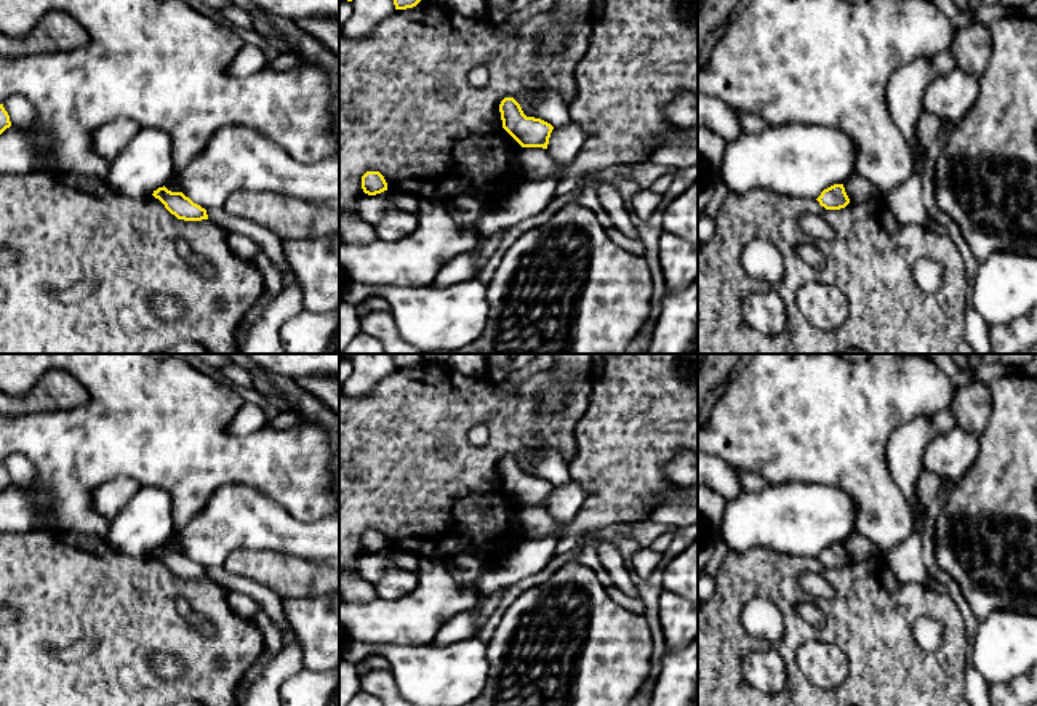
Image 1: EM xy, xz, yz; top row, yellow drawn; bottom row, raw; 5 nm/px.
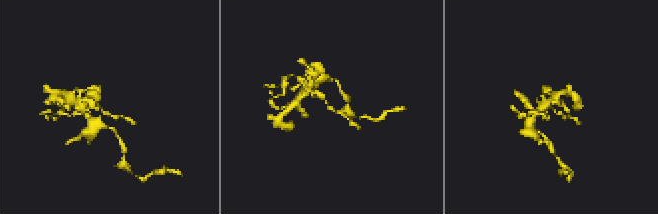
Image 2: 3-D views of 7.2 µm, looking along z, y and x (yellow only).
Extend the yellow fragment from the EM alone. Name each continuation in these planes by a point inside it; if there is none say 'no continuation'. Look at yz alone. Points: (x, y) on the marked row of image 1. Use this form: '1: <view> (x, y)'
1: yz (858, 189)

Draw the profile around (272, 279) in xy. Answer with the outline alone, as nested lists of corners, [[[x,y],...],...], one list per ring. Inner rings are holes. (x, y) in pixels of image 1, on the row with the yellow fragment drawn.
[[[259,251],[251,261],[254,263],[254,266],[259,269],[259,272],[264,277],[264,291],[261,298],[254,303],[254,306],[246,312],[242,323],[238,325],[238,330],[237,330],[238,349],[246,341],[250,327],[261,317],[266,307],[283,290],[283,279],[282,279],[280,271],[262,251]]]

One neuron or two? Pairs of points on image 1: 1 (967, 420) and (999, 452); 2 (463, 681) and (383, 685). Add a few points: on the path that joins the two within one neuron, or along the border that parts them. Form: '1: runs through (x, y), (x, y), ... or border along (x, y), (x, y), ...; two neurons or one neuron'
1: border along (989, 396), (989, 420), (978, 436); two neurons
2: border along (391, 669), (397, 689); two neurons

